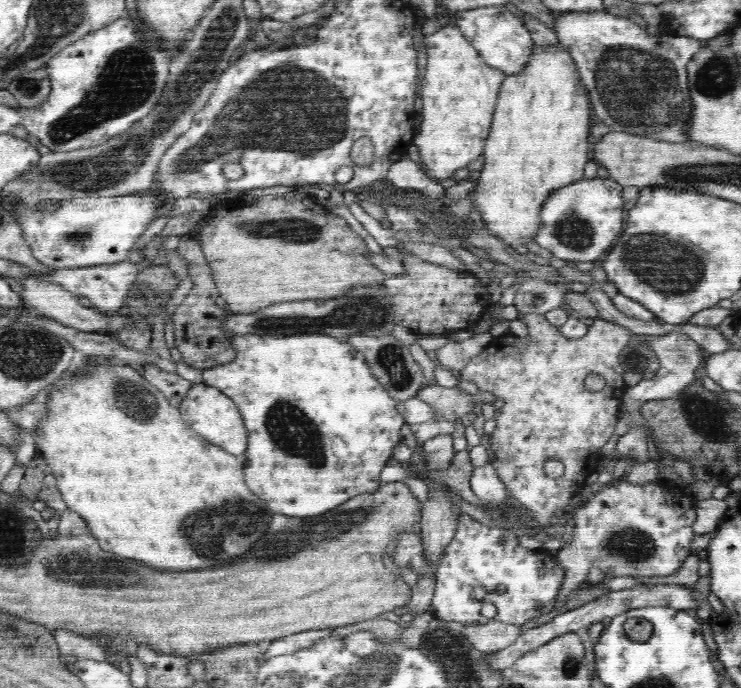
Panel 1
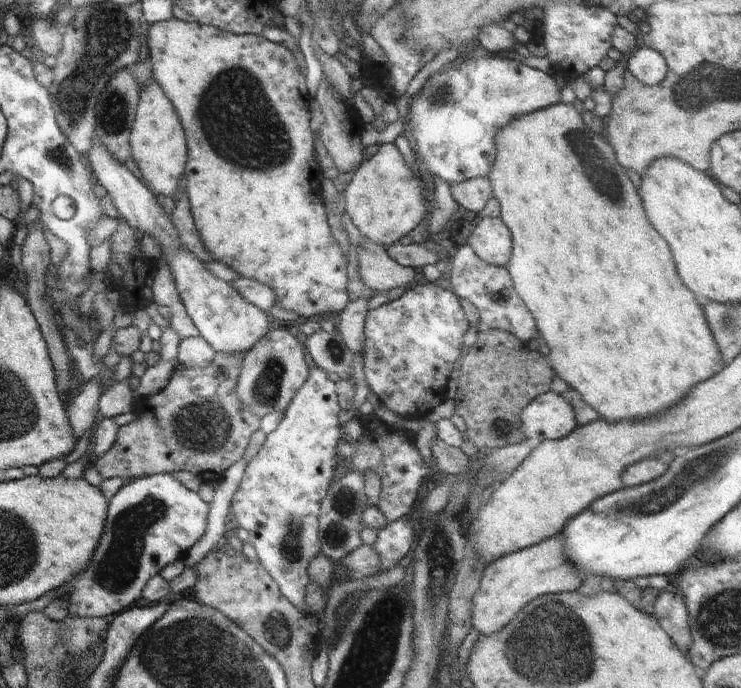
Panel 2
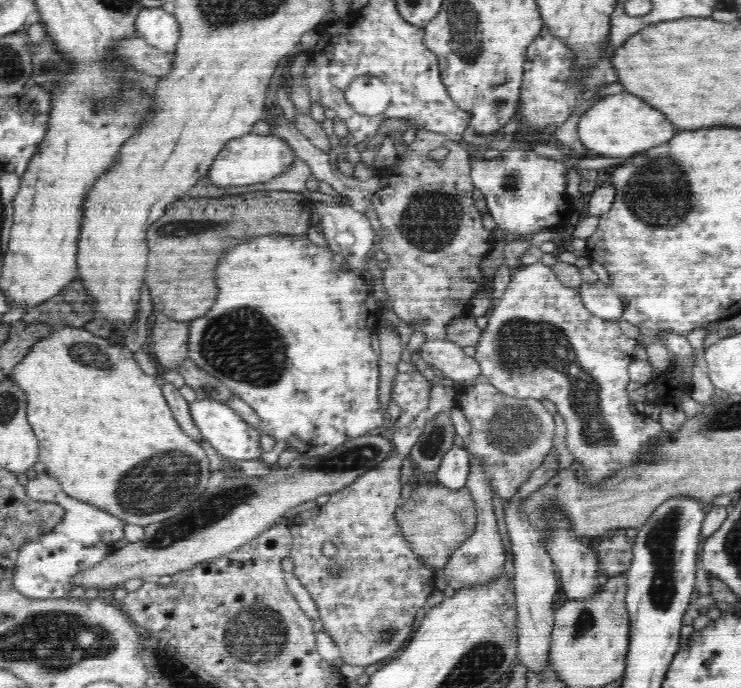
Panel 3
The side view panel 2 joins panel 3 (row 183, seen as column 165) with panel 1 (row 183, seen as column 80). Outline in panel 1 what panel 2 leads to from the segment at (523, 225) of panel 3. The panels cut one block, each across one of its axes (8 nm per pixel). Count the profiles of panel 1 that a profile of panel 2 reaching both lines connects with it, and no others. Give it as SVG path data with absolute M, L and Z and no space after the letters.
M581 178L571 185L556 190L542 206L542 228L537 234L536 244L552 252L553 256L577 262L602 260L616 237L622 232L626 221L623 201L623 186L608 178Z

